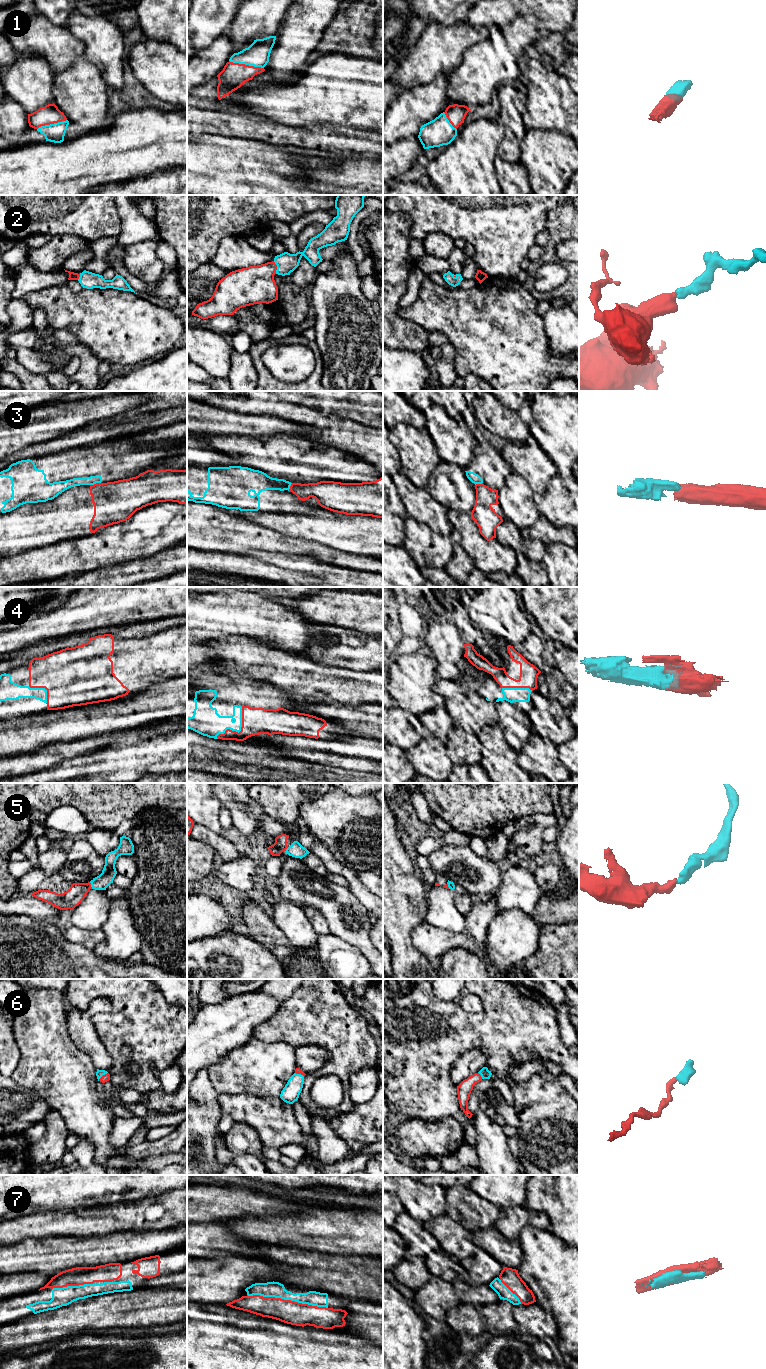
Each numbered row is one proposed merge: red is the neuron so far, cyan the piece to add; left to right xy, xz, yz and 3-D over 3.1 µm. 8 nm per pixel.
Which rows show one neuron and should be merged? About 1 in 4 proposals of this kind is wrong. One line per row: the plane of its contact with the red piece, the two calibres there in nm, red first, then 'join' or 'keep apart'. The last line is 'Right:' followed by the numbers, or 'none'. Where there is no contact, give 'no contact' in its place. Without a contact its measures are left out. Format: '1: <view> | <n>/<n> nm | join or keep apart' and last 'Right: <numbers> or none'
1: xz | 200/190 nm | join
2: xz | 300/160 nm | join
3: xy | 340/70 nm | keep apart
4: xz | 220/200 nm | join
5: xy | 150/120 nm | join
6: xy | 60/60 nm | join
7: xz | 190/130 nm | join
Right: 1, 2, 4, 5, 6, 7

